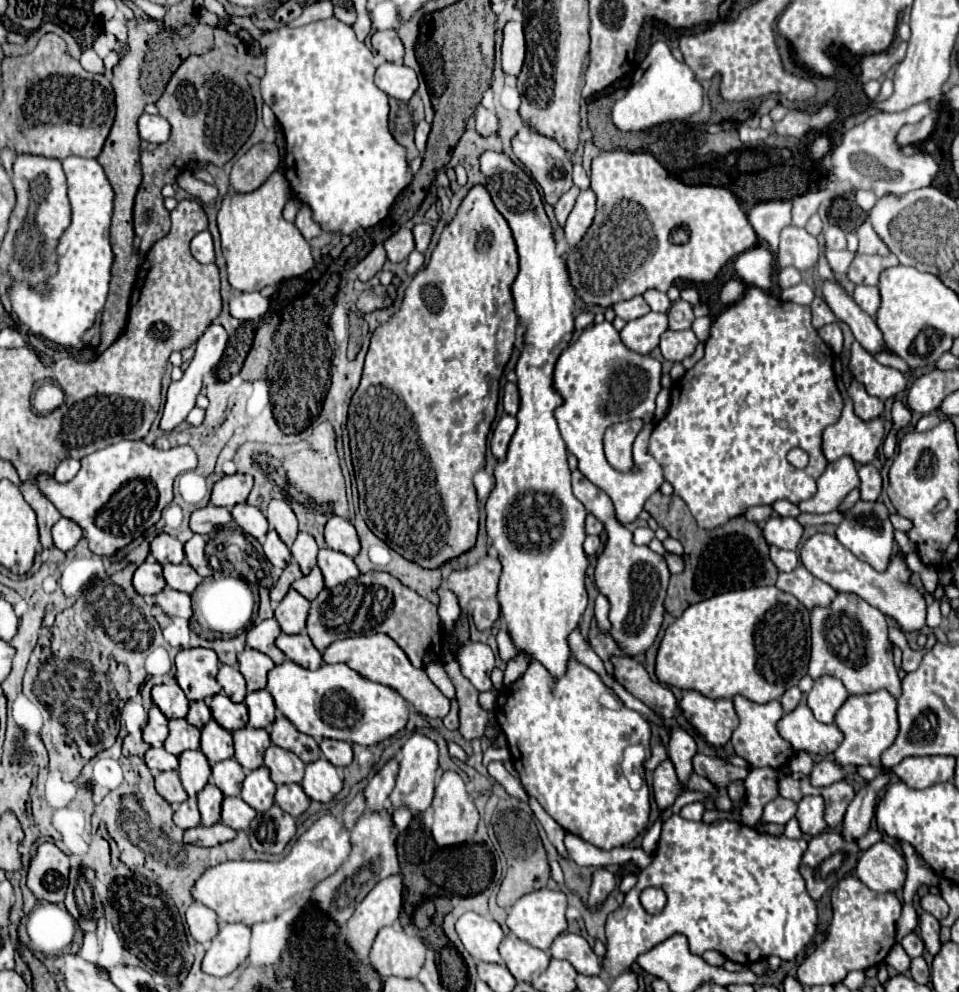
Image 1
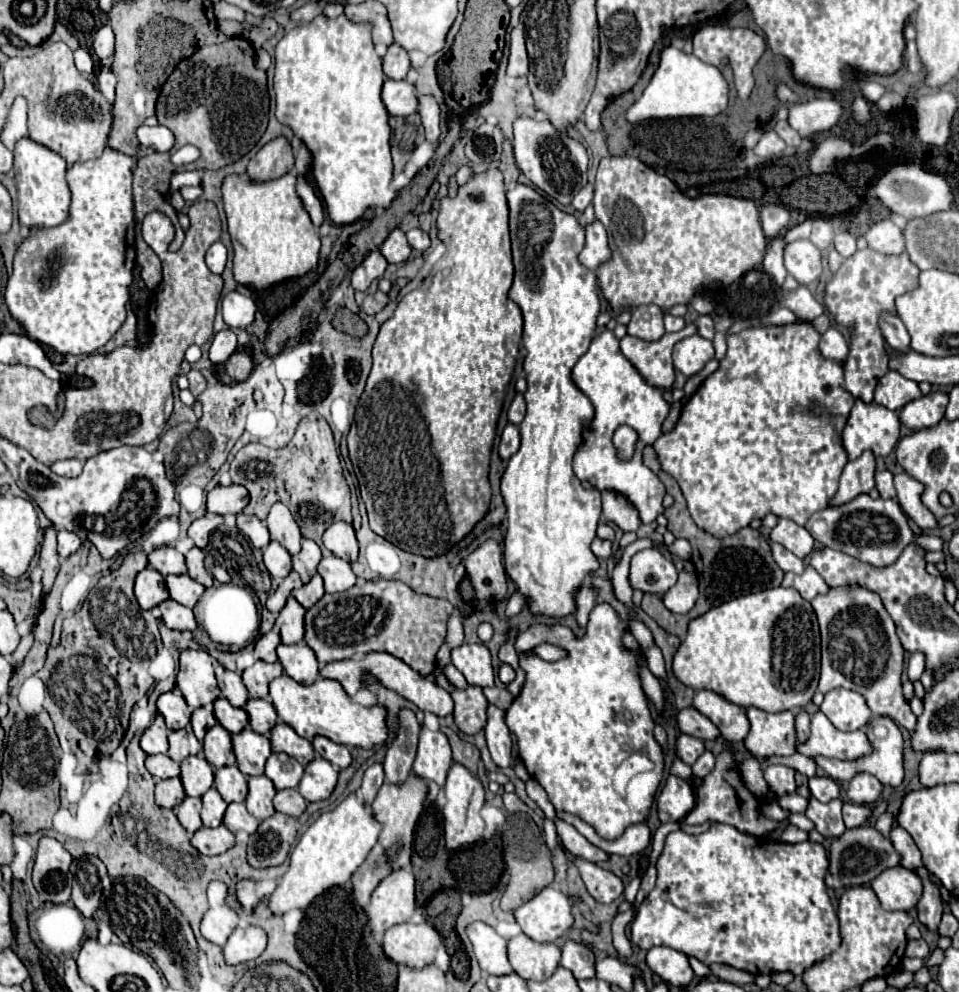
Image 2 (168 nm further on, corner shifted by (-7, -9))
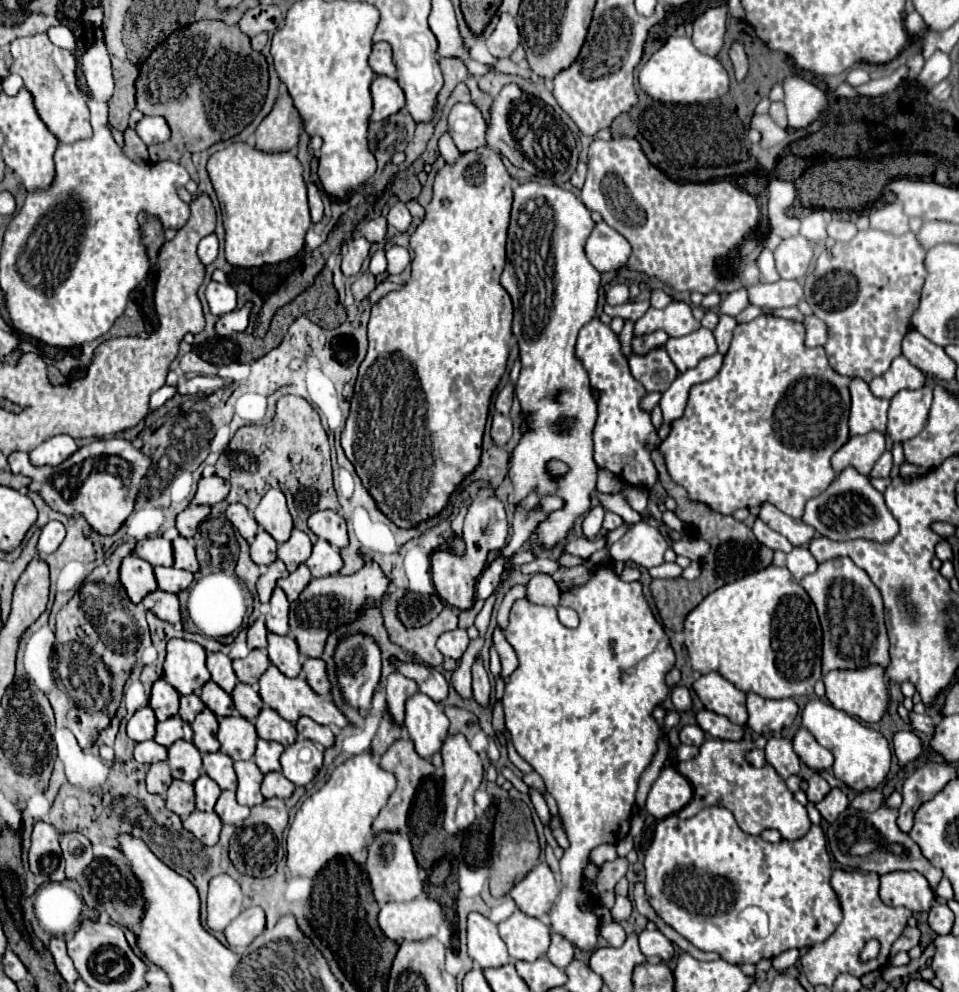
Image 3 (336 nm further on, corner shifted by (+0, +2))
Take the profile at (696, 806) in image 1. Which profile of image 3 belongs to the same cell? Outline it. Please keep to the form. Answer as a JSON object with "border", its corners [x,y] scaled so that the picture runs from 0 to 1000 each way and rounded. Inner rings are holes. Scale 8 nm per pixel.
{"border":[[[738,744],[730,752],[730,760],[726,764],[709,768],[707,778],[719,786],[724,794],[724,804],[707,819],[707,823],[719,825],[728,821],[732,815],[755,813],[763,817],[770,833],[778,841],[790,843],[797,835],[809,835],[818,847],[836,845],[845,837],[840,815],[826,804],[826,798],[822,798],[818,786],[805,776],[805,772],[799,770],[797,774],[786,774],[776,766],[776,758],[780,754],[784,754],[784,746],[763,748],[763,746]]]}

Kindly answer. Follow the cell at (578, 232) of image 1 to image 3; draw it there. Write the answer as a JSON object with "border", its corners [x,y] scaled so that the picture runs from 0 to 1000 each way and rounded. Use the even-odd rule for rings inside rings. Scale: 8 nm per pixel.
{"border":[[[621,224],[615,240],[611,242],[611,258],[624,274],[640,274],[655,262],[657,246],[651,238],[638,232],[632,224]]]}

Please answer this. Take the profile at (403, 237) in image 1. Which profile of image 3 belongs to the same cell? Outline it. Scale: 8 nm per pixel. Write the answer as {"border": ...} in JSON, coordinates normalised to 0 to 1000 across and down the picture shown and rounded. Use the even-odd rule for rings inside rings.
{"border":[[[400,218],[392,220],[392,222],[386,222],[380,226],[380,238],[384,244],[400,244],[403,242],[403,234],[405,234],[405,224]]]}

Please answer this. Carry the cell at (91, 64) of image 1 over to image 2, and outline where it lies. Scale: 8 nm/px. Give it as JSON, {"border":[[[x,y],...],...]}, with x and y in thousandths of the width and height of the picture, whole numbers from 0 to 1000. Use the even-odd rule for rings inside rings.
{"border":[[[78,49],[78,68],[87,74],[87,76],[95,76],[97,74],[97,61],[95,61],[95,55],[89,51],[89,49]]]}

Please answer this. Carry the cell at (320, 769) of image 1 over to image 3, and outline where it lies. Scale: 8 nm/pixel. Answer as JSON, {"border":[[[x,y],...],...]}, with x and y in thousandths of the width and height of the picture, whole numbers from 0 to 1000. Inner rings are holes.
{"border":[[[311,744],[292,764],[294,780],[309,792],[319,792],[336,774],[336,756],[319,744]]]}

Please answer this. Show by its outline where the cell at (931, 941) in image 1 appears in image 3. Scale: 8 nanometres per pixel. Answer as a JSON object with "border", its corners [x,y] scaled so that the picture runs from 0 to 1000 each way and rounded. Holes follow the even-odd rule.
{"border":[[[916,815],[913,819],[895,819],[895,817],[880,817],[870,831],[861,837],[863,857],[870,863],[870,867],[878,875],[895,875],[901,879],[913,879],[924,881],[934,877],[934,871],[938,877],[955,877],[959,879],[972,897],[976,897],[978,889],[982,887],[982,879],[976,877],[959,859],[955,849],[934,833],[934,821],[936,817]]]}

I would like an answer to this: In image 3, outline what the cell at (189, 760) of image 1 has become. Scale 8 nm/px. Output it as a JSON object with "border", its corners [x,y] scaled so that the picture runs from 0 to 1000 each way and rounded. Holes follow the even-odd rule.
{"border":[[[188,746],[175,754],[175,770],[179,784],[190,788],[204,788],[211,780],[211,762],[200,748]]]}

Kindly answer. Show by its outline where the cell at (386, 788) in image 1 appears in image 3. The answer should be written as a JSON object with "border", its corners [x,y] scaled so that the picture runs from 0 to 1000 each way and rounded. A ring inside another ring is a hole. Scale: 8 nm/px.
{"border":[[[409,677],[405,681],[403,690],[403,712],[409,728],[413,732],[421,732],[421,720],[423,720],[423,706],[436,698],[434,688],[421,683],[417,677]]]}

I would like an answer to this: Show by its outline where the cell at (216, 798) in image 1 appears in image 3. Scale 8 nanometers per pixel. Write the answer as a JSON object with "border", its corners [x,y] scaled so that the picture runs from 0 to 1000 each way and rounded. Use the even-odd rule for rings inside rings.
{"border":[[[211,780],[211,782],[202,788],[202,794],[204,794],[204,815],[206,815],[206,817],[213,817],[213,819],[221,819],[225,806],[227,806],[227,802],[229,802],[229,798],[231,798],[231,796],[227,794],[227,790],[225,790],[219,782]]]}

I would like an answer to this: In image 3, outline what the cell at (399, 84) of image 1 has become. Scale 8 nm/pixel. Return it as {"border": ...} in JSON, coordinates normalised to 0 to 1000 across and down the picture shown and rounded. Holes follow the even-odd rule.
{"border":[[[392,77],[388,83],[390,113],[388,121],[400,121],[421,109],[421,93],[415,83],[407,77]]]}

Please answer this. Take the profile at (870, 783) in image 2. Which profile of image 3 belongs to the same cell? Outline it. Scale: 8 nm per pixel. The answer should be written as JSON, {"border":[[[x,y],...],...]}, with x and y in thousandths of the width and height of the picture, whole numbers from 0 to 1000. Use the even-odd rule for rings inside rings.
{"border":[[[849,704],[836,718],[836,732],[845,736],[851,748],[870,760],[870,782],[891,798],[905,798],[916,794],[928,776],[928,752],[924,744],[895,728],[893,724],[868,714],[861,706]]]}

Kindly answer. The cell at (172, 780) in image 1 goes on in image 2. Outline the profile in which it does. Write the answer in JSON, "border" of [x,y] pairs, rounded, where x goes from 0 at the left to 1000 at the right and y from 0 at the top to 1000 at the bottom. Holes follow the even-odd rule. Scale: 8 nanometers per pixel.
{"border":[[[187,783],[172,785],[172,787],[166,787],[166,789],[164,789],[164,793],[162,793],[162,809],[164,809],[166,814],[180,816],[180,814],[185,814],[191,805],[193,805],[193,795],[191,795]]]}

